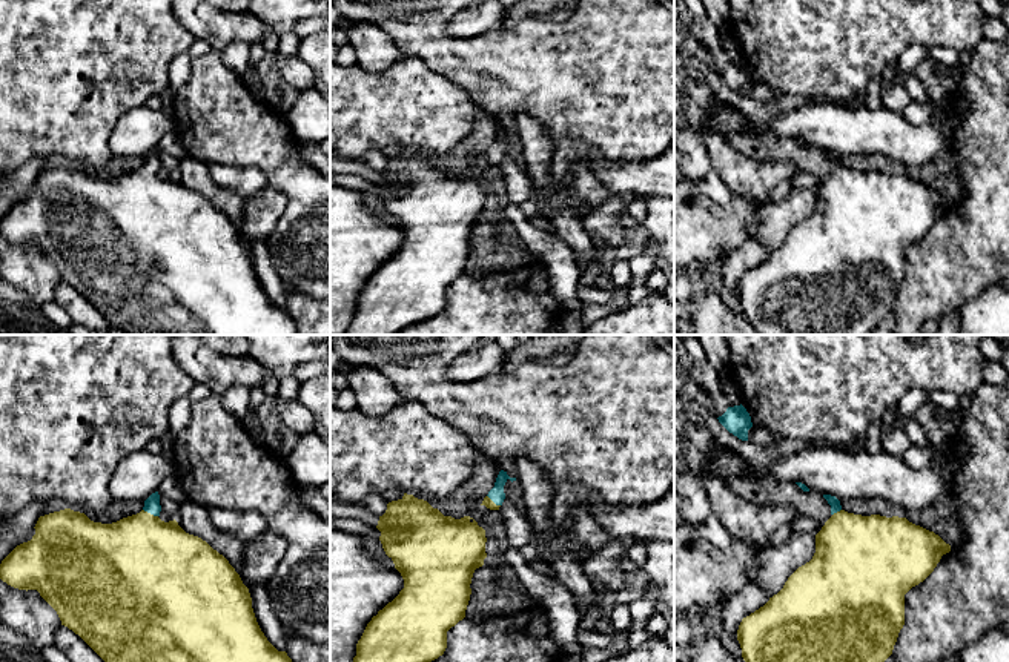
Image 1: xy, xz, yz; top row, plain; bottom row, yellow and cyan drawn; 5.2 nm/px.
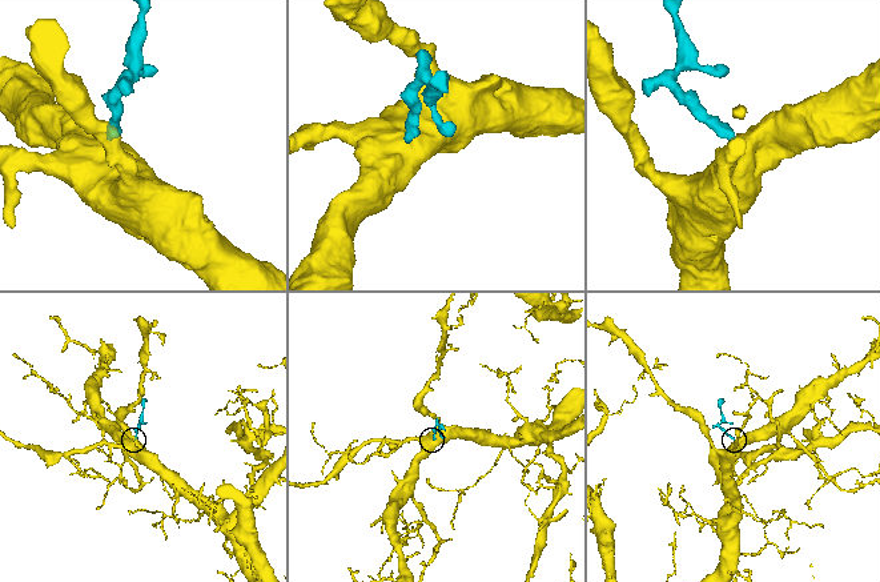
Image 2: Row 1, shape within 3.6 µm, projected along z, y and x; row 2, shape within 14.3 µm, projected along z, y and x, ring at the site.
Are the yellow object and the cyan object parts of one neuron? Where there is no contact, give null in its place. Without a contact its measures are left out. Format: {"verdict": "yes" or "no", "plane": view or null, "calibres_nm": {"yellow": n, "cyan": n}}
{"verdict": "yes", "plane": "xy", "calibres_nm": {"yellow": 480, "cyan": 80}}

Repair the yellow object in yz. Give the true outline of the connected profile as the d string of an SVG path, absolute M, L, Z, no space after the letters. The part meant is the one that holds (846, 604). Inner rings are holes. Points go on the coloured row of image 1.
M835 496L823 498L832 516L815 535L812 559L799 567L777 594L739 625L737 640L745 662L885 662L905 625L905 594L923 582L941 556L951 551L951 545L938 535L906 518L854 515L845 511Z

